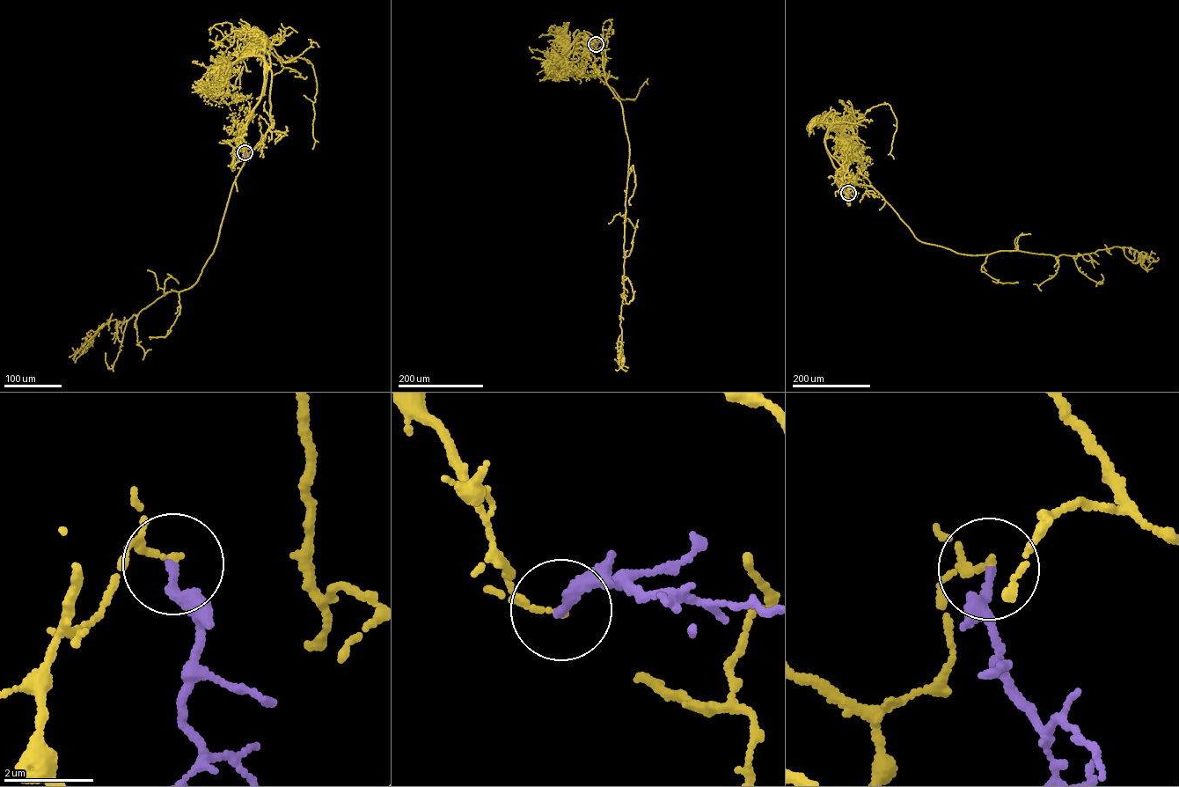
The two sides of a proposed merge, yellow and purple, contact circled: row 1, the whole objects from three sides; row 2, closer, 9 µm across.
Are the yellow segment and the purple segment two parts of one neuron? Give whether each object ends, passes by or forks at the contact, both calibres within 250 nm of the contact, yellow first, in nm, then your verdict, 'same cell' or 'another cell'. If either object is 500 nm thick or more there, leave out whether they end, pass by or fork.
yellow passes by; purple ends; calibres 90 and 200 nm; another cell

